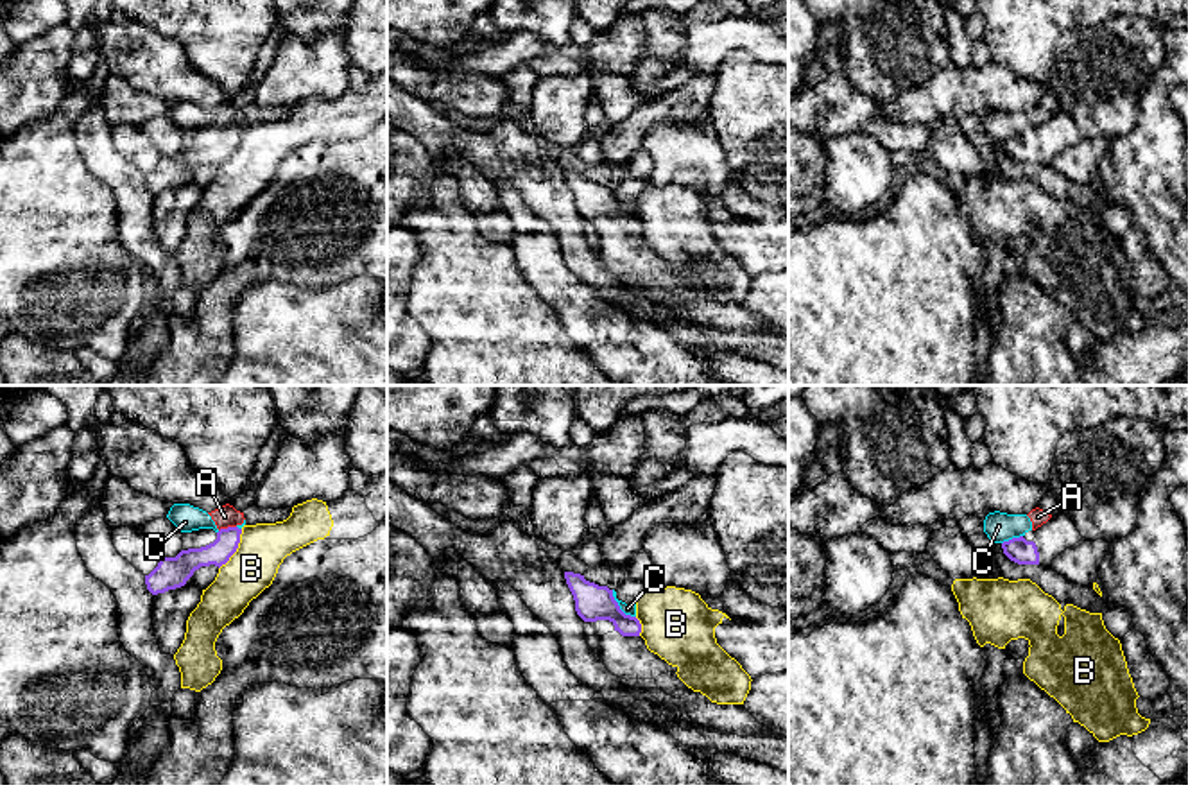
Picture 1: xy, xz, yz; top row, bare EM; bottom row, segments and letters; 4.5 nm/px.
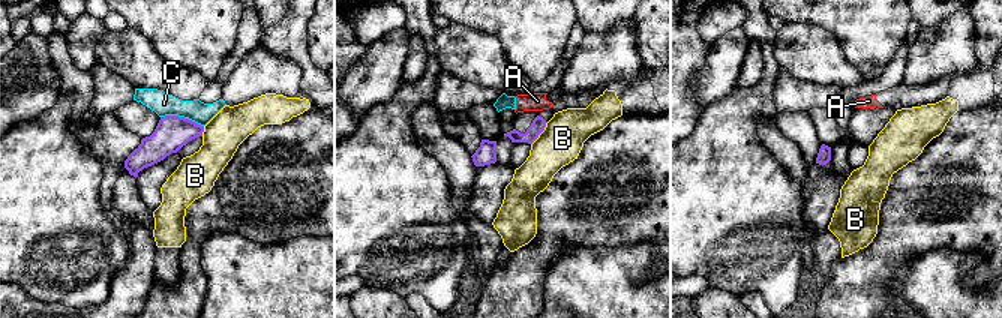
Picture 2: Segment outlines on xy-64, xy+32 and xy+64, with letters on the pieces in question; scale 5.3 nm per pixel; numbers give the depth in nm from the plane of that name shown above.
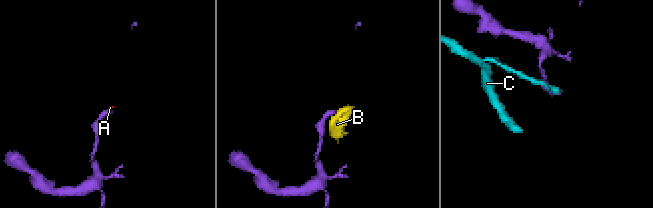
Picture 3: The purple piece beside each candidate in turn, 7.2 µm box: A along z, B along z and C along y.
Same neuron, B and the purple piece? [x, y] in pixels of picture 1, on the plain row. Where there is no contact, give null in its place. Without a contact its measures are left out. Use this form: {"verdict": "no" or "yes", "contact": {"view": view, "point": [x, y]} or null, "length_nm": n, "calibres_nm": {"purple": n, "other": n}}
{"verdict": "no", "contact": {"view": "xy", "point": [237, 146]}, "length_nm": 220, "calibres_nm": {"purple": 110, "other": 220}}

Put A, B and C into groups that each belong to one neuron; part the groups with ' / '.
A C / B

